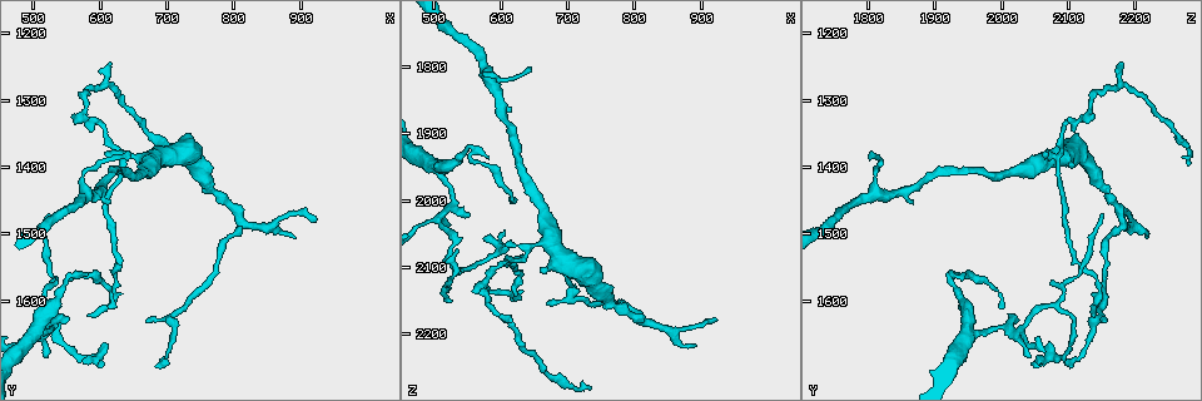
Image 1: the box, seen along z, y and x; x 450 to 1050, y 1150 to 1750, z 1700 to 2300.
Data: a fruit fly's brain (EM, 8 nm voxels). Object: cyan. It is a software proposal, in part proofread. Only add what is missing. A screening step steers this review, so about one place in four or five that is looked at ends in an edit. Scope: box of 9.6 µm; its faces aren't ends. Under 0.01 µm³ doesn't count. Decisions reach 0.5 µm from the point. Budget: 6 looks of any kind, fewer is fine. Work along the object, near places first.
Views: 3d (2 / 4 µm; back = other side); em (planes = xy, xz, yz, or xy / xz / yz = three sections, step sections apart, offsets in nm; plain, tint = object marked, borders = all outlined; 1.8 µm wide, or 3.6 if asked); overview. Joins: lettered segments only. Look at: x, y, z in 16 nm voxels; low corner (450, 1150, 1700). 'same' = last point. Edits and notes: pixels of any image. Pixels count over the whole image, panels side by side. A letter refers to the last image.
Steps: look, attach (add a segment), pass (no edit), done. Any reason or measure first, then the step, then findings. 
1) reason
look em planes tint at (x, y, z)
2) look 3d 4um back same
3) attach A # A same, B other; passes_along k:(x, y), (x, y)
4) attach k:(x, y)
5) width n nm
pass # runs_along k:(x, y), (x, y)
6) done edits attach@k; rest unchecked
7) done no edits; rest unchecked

free end
look 3d 4um at (645, 1390, 1805)

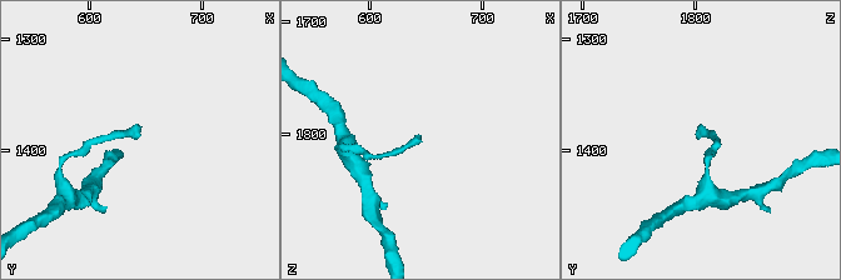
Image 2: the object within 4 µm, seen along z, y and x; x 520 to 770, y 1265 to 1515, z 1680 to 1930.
shape alone is not enough
look em 3.6um planes plain at (648, 1386, 1802)

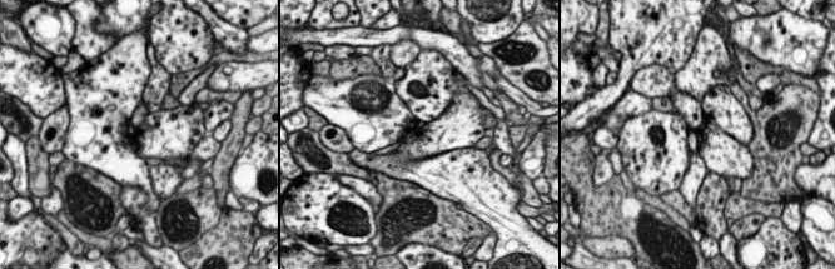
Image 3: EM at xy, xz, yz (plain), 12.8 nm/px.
look em 3.6um planes borders same

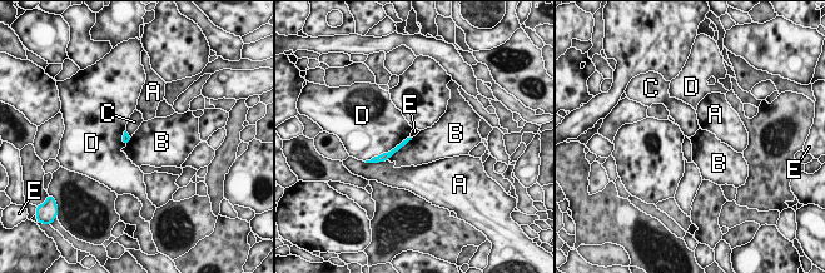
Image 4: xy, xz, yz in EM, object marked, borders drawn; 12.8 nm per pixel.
pass # A other, B other, C other, D other, E other; runs_along 4:(406, 140), (382, 158); none of them fits

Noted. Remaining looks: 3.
an open end
look 3d 4um at (555, 1625, 2020)

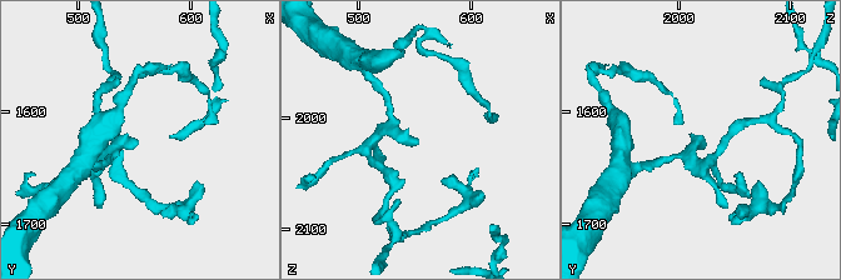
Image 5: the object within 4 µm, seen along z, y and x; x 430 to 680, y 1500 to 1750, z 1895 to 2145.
look em planes borders at (552, 1626, 2024)

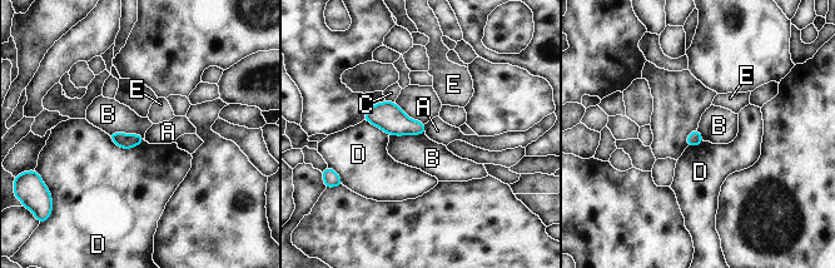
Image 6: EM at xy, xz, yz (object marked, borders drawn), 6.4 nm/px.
width 90 nm
pass # A other, B other, C other, D other, E other; border 6:(108, 133), (139, 133), (144, 138); none of them fits

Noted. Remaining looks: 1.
branch stops here
look em planes borders at (665, 1630, 2155)

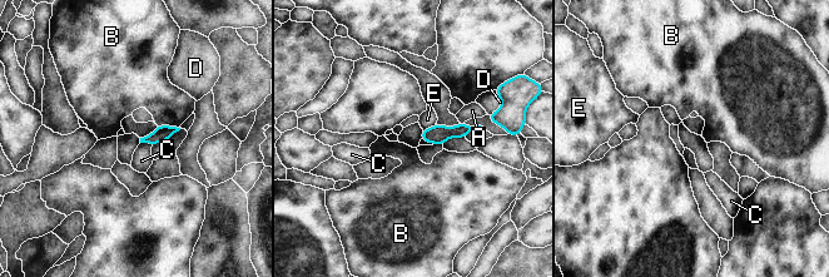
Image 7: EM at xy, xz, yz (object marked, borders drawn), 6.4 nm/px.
width 80 nm
pass # A other, B other, C other, D other, E other; border 7:(140, 142), (147, 142), (152, 146); no lettered segment goes on from it

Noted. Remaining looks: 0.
done no edits; rest unchecked

